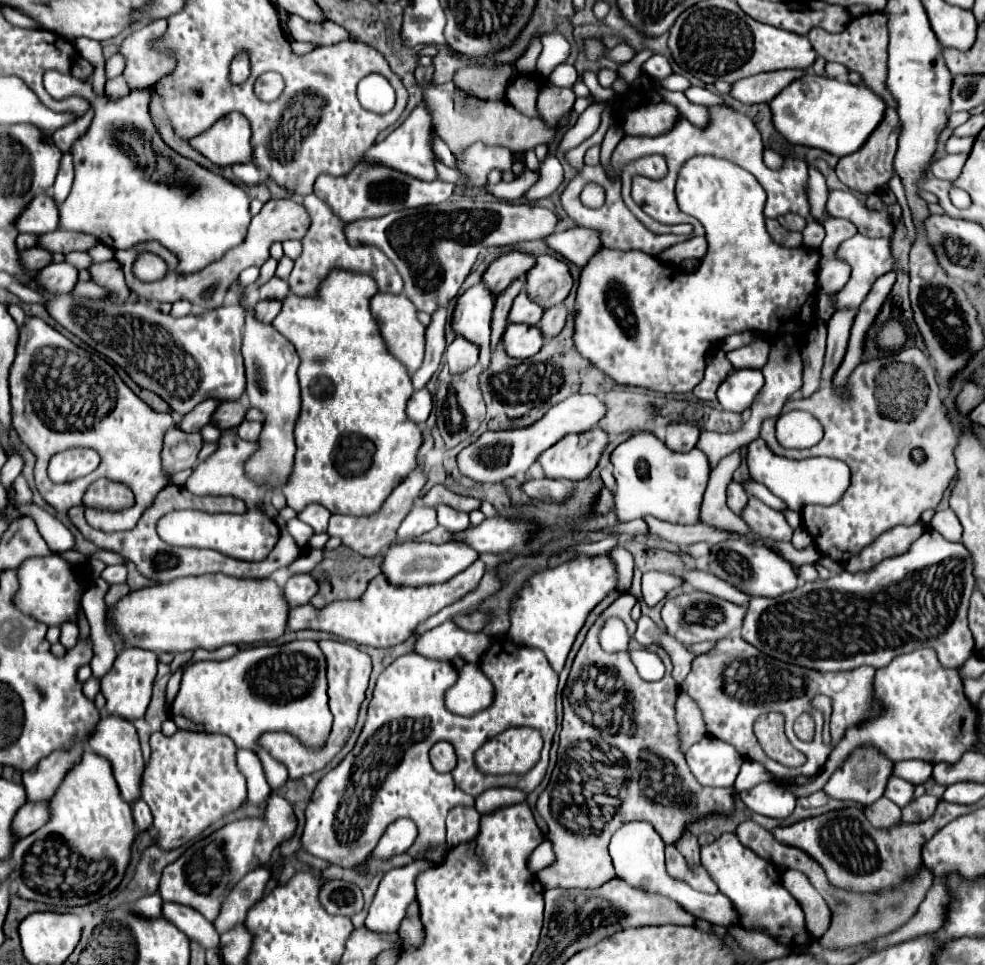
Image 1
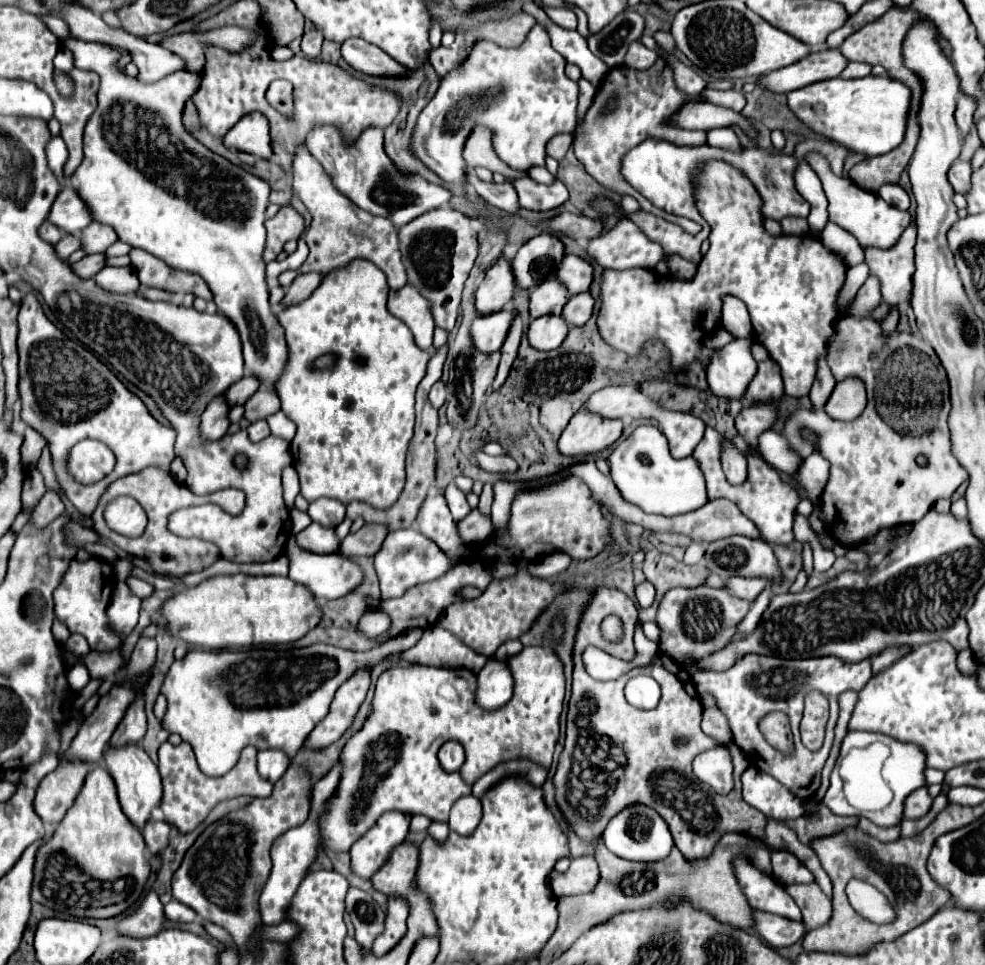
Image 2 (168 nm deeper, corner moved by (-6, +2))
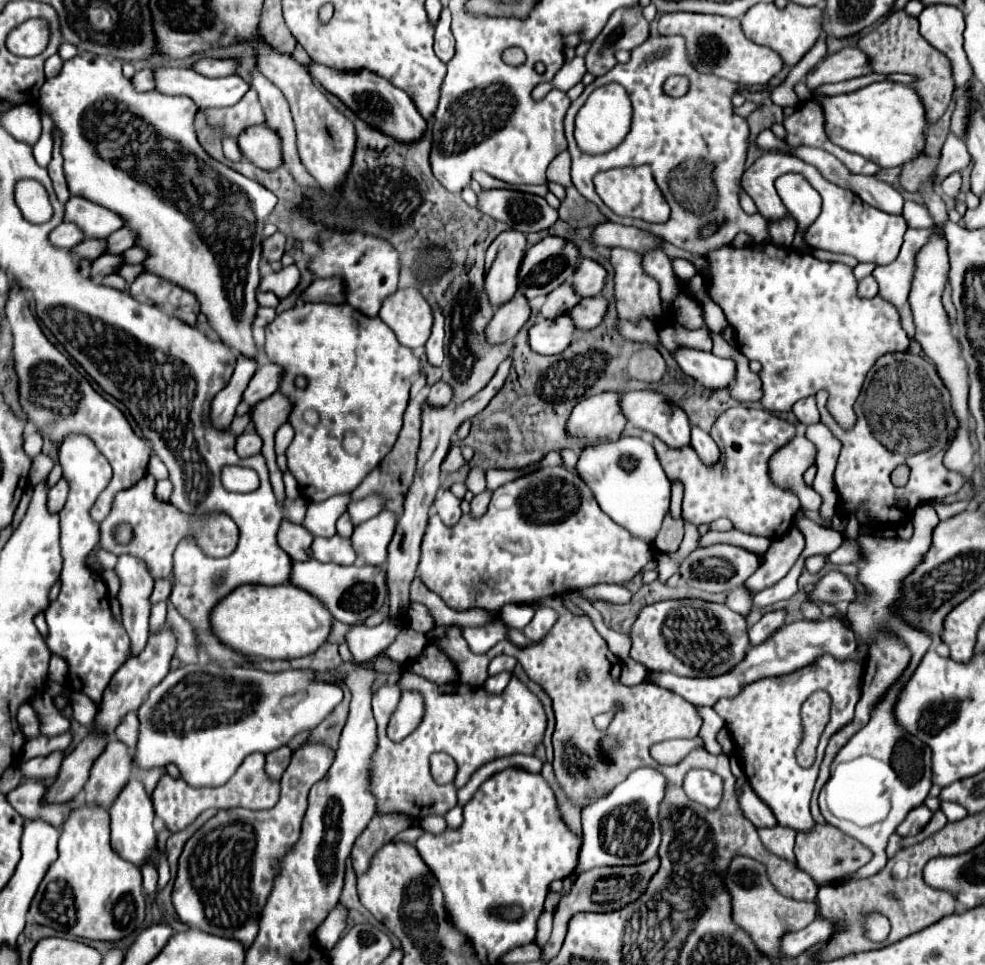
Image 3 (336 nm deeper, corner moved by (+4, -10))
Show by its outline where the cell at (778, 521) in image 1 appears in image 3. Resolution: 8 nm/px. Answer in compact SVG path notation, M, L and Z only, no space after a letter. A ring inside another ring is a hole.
M733 407L723 412L715 422L721 439L721 459L715 467L702 463L697 453L690 445L671 449L665 447L657 437L653 439L653 447L657 457L667 473L667 479L675 483L677 479L683 483L683 519L693 525L713 523L719 517L731 519L735 529L751 535L763 535L769 539L783 537L797 515L799 499L793 491L777 487L769 477L769 459L775 451L785 447L793 437L799 435L799 427L791 425L769 411L749 409L749 407ZM733 423L741 424L739 429L733 429Z

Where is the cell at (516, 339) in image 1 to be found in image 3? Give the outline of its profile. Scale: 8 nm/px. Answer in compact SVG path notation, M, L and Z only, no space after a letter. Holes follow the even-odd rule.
M563 315L553 321L535 323L529 331L529 345L541 355L557 355L569 347L573 333L573 321L569 321L569 315Z

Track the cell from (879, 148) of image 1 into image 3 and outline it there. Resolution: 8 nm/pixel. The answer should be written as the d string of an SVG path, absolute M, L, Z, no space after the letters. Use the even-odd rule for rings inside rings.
M895 11L875 31L871 31L867 37L863 37L859 41L859 47L869 55L871 67L873 67L875 73L885 73L885 75L889 75L889 73L909 73L909 75L919 77L919 81L913 83L913 87L917 89L917 93L919 93L919 97L921 97L921 101L927 109L927 121L929 123L937 121L945 113L947 105L951 103L953 91L955 91L951 63L941 51L931 47L921 37L919 23L917 23L915 17L907 15L905 11Z

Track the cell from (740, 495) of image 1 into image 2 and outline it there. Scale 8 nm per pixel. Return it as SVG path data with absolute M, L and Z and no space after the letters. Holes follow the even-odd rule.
M727 441L725 449L723 449L723 471L725 477L731 485L739 485L743 481L747 481L747 459L733 447L731 441Z

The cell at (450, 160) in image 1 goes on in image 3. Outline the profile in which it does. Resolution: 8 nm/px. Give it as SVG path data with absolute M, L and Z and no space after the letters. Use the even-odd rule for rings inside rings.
M503 231L487 249L485 289L493 305L503 305L517 291L517 271L527 251L527 239L519 231Z

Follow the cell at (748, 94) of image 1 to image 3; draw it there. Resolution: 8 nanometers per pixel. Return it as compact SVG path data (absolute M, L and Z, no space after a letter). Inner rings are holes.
M843 49L835 55L823 59L815 71L807 75L807 87L815 89L823 83L837 83L855 77L869 75L869 59L865 59L865 51L861 49Z

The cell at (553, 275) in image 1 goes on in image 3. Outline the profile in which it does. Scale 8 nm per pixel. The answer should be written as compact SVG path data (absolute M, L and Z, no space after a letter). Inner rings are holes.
M581 259L577 271L573 273L573 287L581 297L595 297L605 287L605 277L607 271L603 265L593 259Z

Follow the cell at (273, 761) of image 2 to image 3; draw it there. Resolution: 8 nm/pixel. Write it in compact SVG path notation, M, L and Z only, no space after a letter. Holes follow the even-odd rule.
M281 747L279 751L271 751L267 755L267 765L265 765L265 771L271 779L281 779L285 767L289 765L289 759L291 759L291 749L289 747Z

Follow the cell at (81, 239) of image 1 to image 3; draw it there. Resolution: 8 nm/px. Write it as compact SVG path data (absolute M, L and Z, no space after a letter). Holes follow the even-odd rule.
M123 227L121 231L115 231L113 235L109 235L107 243L109 243L109 253L121 253L137 245L137 235L129 227Z

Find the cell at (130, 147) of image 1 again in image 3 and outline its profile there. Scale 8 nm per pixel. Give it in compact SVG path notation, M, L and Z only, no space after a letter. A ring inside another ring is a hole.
M79 53L77 57L73 57L71 61L65 61L61 73L57 77L51 77L43 83L41 91L39 91L39 99L37 99L39 107L45 107L49 111L49 115L53 117L59 133L61 133L61 155L65 159L63 167L65 167L65 179L69 185L69 191L73 195L85 197L89 201L97 201L103 207L109 207L113 211L117 211L117 215L121 215L125 221L129 221L127 225L139 235L139 243L141 247L145 247L149 251L149 257L145 259L145 269L149 273L161 275L163 279L169 279L173 283L177 283L179 287L191 291L199 303L201 303L201 313L207 315L211 329L215 331L215 335L229 345L231 349L251 357L251 359L259 359L259 353L255 349L255 341L251 335L251 323L257 311L257 301L255 301L255 293L257 293L257 285L259 285L259 261L261 261L261 233L263 233L263 225L265 225L265 217L271 215L271 211L277 205L277 197L265 189L263 185L259 185L253 179L247 179L245 175L233 171L231 167L215 161L211 155L207 155L207 151L199 145L197 141L197 133L195 133L195 113L197 107L191 99L187 97L171 97L171 95L163 95L159 91L149 91L149 93L139 93L133 89L131 81L123 77L121 73L121 61L117 59L105 59L93 53Z

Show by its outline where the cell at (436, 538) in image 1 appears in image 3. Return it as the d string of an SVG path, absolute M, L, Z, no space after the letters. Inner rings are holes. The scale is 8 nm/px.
M485 489L483 493L479 493L479 495L473 497L473 501L471 501L471 513L473 513L475 517L481 517L481 515L487 511L487 505L489 505L491 495L493 495L493 493L491 493L489 489Z

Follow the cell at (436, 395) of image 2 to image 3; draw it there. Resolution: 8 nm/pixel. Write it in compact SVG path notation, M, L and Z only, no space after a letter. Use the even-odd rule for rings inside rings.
M437 381L431 387L429 397L427 397L429 405L435 405L435 407L445 407L445 405L451 403L451 399L453 399L453 389L447 383L441 383L441 381Z

